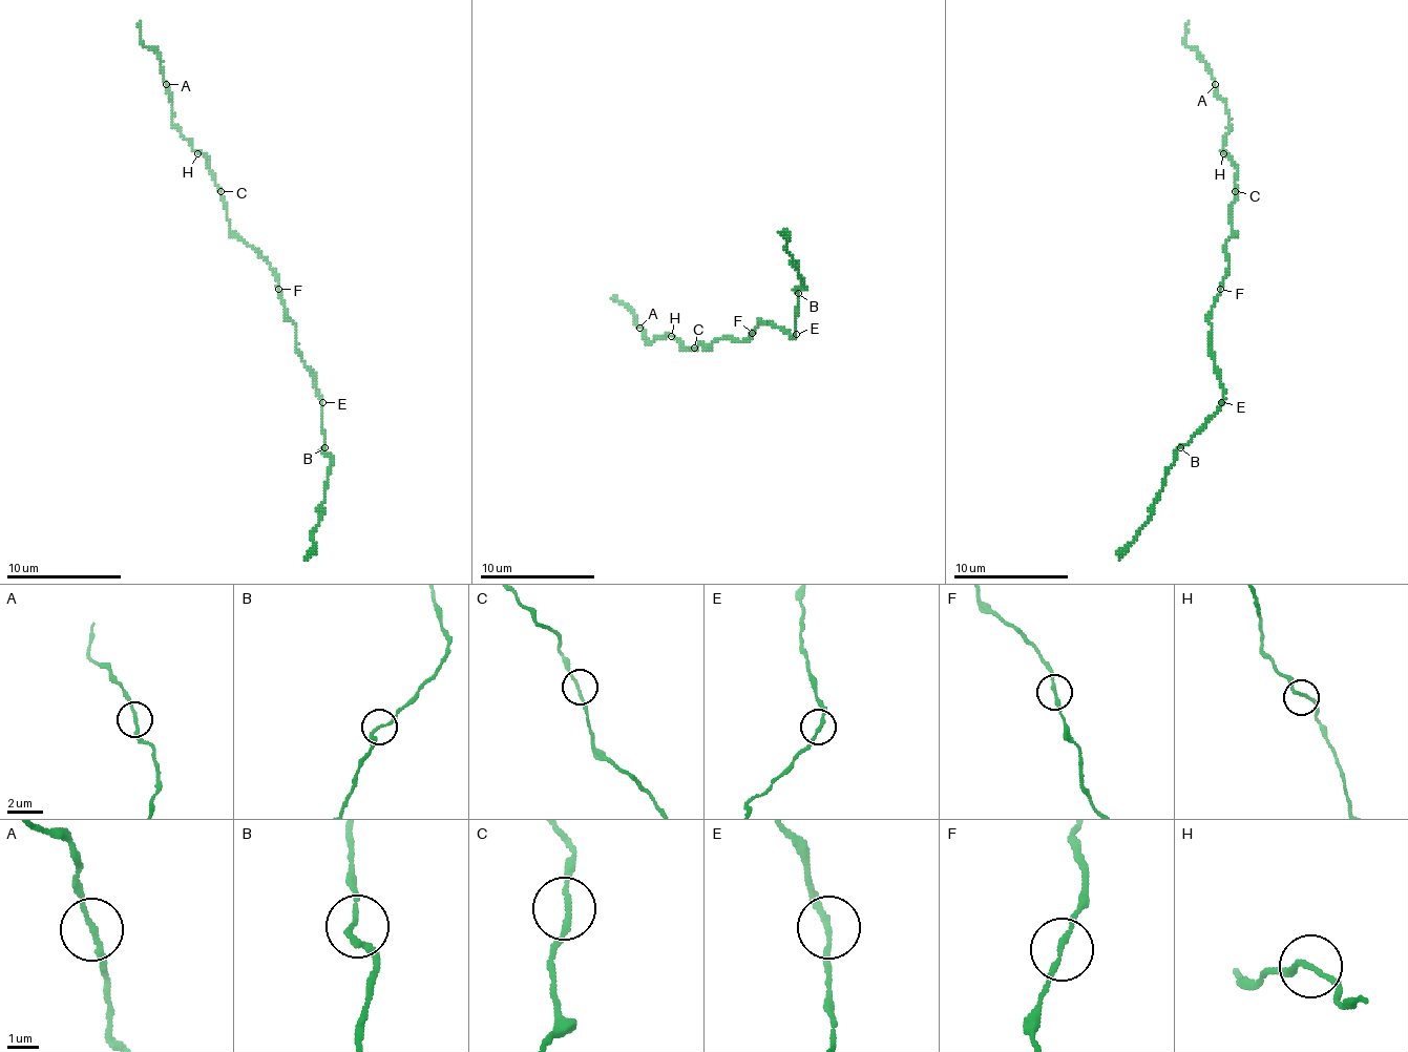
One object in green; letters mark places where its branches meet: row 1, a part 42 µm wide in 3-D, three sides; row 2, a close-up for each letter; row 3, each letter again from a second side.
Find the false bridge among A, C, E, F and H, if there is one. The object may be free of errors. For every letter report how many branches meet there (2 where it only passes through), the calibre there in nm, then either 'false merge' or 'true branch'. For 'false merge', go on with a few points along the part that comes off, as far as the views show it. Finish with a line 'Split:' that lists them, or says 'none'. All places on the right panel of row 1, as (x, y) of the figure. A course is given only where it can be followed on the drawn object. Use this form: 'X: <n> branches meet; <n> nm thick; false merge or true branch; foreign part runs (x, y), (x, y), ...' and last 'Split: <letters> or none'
A: 2 branches meet; 150 nm thick; true branch
C: 2 branches meet; 150 nm thick; true branch
E: 2 branches meet; 160 nm thick; false merge; foreign part runs (1220, 401), (1220, 409), (1177, 450), (1151, 520), (1119, 560)
F: 2 branches meet; 170 nm thick; true branch
H: 2 branches meet; 160 nm thick; true branch
Split: E

